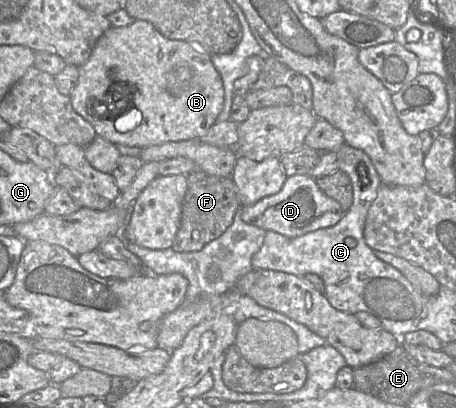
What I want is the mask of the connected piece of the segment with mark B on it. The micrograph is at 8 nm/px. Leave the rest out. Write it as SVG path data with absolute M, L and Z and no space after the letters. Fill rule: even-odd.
M133 20L127 26L110 27L97 40L88 60L78 67L78 83L69 96L72 107L93 126L97 136L115 145L142 149L166 142L199 139L215 124L224 106L223 81L212 63L211 56L189 42L166 38L148 21ZM118 93L122 96L119 105L121 113L115 116L103 115L94 107L96 114L99 115L94 117L87 111L87 106L90 106L93 111L92 101L96 99L98 103L105 102L109 106L110 100L116 100ZM131 108L141 112L141 122L133 129L122 132L116 128L116 120Z

